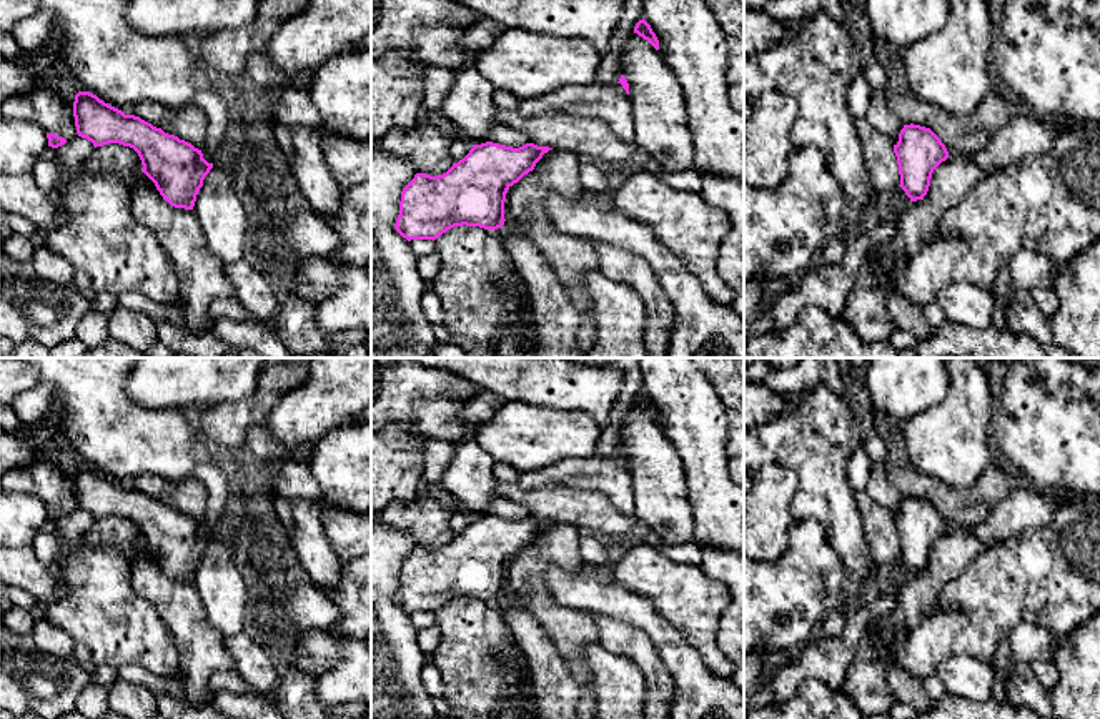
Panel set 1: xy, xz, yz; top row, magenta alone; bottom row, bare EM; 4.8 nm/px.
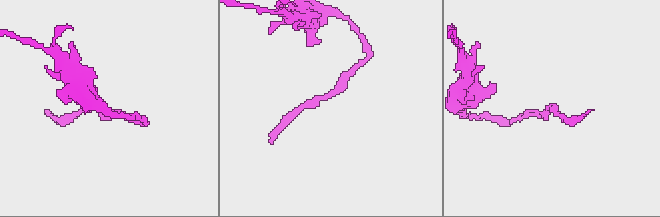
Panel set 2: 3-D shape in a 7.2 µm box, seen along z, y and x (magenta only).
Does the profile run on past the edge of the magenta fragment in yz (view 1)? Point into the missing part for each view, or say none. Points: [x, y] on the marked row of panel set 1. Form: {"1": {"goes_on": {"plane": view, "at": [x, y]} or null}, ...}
{"1": {"goes_on": null}}

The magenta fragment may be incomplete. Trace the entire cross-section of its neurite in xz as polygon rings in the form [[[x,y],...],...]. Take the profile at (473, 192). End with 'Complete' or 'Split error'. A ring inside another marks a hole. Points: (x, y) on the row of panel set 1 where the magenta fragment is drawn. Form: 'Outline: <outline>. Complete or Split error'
Outline: [[[486,141],[438,176],[416,173],[403,188],[396,231],[411,240],[436,240],[454,226],[498,230],[504,225],[508,190],[548,153],[549,146],[519,148]]]. Complete

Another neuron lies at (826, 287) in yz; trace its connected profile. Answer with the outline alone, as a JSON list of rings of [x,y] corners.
[[[895,216],[880,221],[867,235],[854,240],[845,248],[845,256],[840,263],[825,265],[817,261],[802,273],[797,285],[790,286],[774,303],[769,311],[774,321],[774,333],[784,331],[790,326],[807,306],[817,306],[827,315],[840,316],[845,300],[859,280],[864,263],[870,251],[887,243],[897,230]]]

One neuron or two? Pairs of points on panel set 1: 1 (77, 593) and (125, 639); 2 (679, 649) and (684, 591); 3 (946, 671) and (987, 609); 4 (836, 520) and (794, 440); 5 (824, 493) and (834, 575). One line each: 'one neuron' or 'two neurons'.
1: one neuron
2: two neurons
3: two neurons
4: one neuron
5: two neurons

